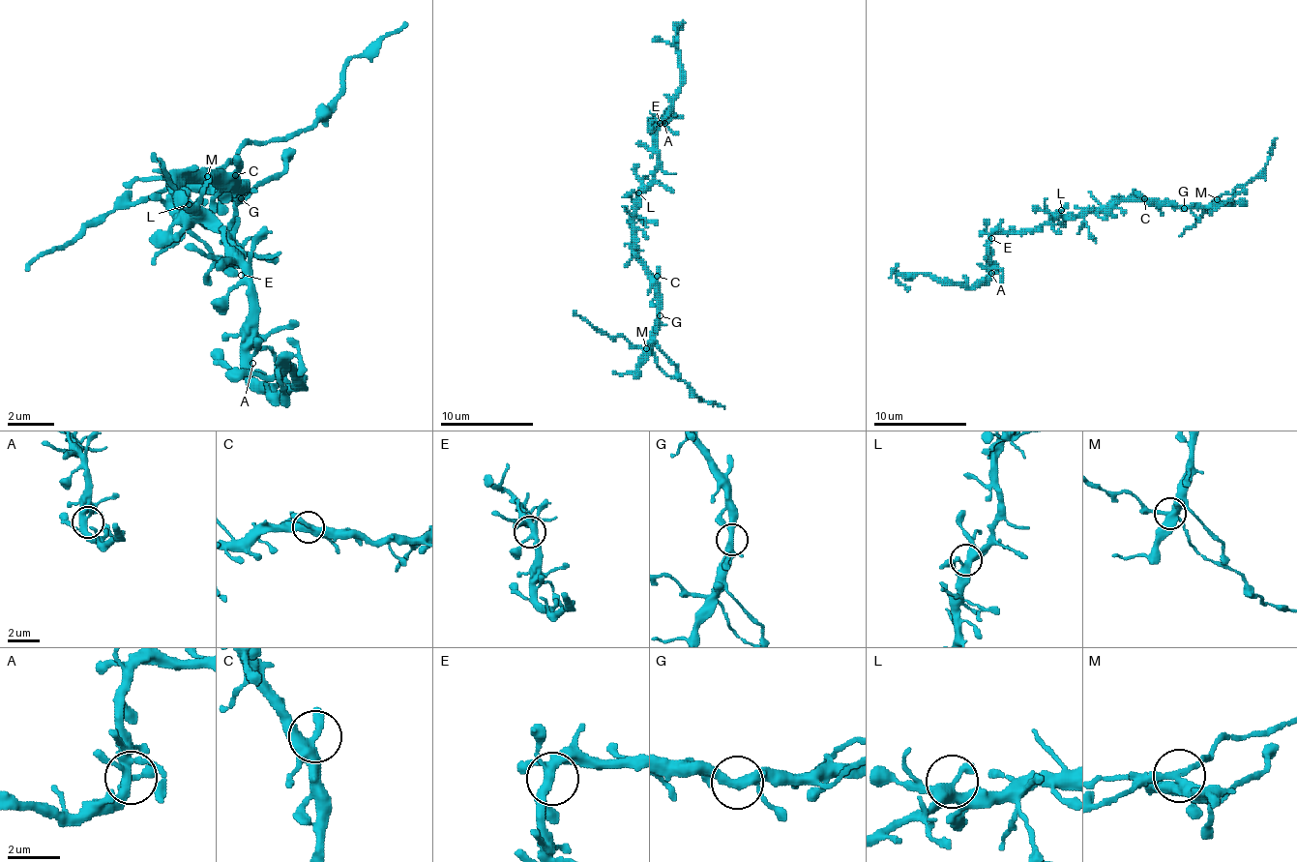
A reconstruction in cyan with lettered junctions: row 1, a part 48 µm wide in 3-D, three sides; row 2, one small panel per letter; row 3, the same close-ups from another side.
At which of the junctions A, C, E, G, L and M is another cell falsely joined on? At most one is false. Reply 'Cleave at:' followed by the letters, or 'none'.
Cleave at: M

